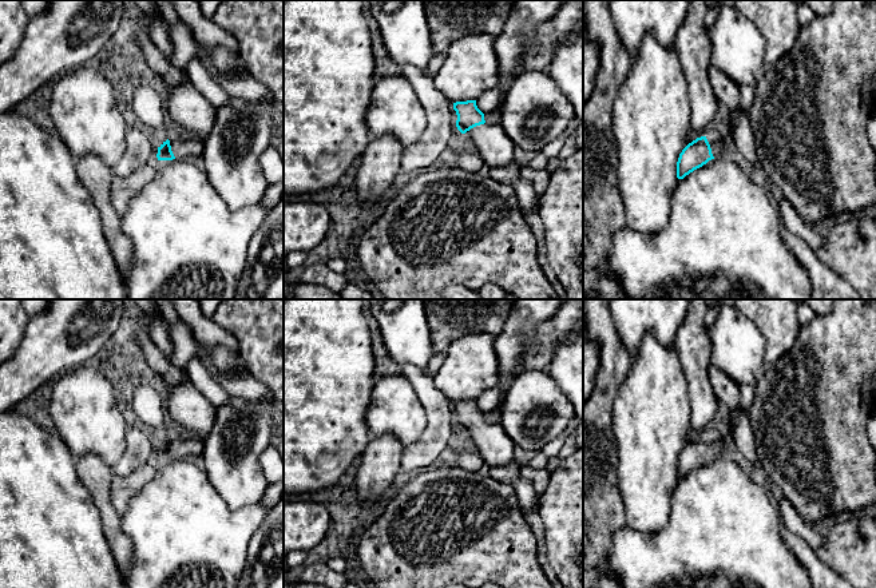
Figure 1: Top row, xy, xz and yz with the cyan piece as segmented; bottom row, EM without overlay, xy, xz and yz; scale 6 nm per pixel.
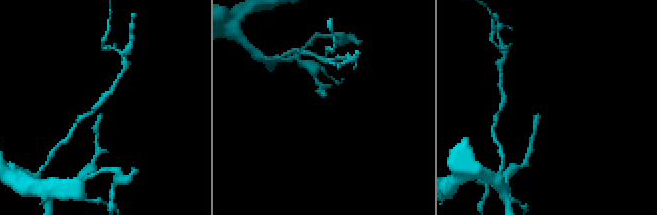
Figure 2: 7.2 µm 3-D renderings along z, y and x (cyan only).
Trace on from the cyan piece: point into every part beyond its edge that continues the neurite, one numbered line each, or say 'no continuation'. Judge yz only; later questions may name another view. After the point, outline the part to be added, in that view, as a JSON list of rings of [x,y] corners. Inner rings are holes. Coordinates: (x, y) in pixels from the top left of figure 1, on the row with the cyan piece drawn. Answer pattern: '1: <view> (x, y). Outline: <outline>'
1: yz (720, 146). Outline: [[[718,136],[717,139],[707,139],[707,142],[716,159],[726,156],[729,148],[732,147],[730,142],[725,136]]]

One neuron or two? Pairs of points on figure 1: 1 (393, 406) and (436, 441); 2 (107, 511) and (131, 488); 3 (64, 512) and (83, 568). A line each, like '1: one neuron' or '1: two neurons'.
1: two neurons
2: two neurons
3: one neuron

